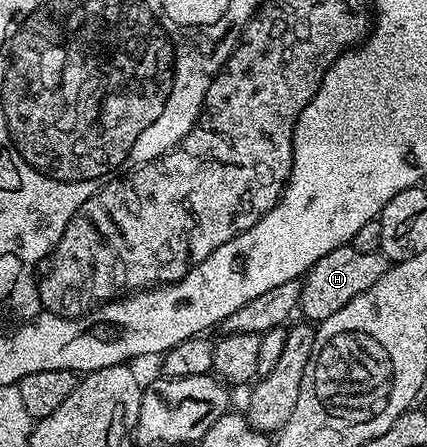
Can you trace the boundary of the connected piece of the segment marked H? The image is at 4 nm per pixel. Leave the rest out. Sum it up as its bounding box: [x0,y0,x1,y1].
[300,244,390,324]

